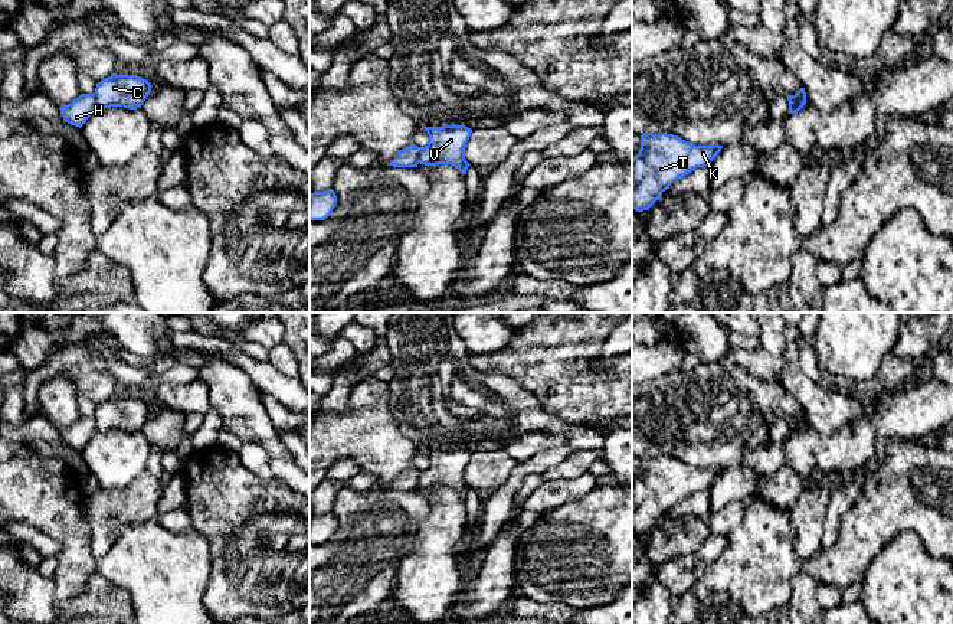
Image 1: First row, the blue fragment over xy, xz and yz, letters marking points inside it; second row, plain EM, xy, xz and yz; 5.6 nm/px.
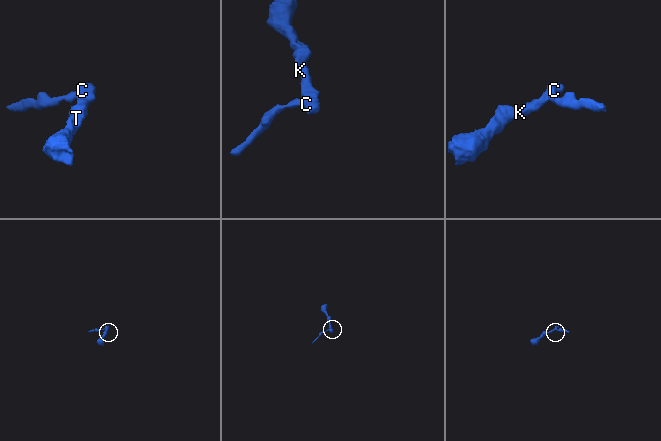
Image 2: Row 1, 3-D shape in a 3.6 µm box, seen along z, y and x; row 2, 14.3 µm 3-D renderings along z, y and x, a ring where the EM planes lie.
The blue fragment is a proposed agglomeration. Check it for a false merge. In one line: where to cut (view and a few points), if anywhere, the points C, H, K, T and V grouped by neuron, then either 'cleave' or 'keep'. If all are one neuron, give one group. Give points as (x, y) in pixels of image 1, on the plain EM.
cut in xz along (421, 470), (418, 484); C K T V / H; cleave

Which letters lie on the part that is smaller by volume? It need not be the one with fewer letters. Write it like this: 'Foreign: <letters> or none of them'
Foreign: H

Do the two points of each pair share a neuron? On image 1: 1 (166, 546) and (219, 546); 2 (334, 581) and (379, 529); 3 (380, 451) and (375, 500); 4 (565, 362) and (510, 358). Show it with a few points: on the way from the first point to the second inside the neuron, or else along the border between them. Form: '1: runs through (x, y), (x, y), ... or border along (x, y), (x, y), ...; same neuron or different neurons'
1: border along (196, 531), (208, 541), (208, 581); different neurons
2: runs through (347, 568), (366, 549), (369, 542); same neuron
3: border along (376, 486), (386, 489); different neurons
4: runs through (552, 359), (523, 359); same neuron

